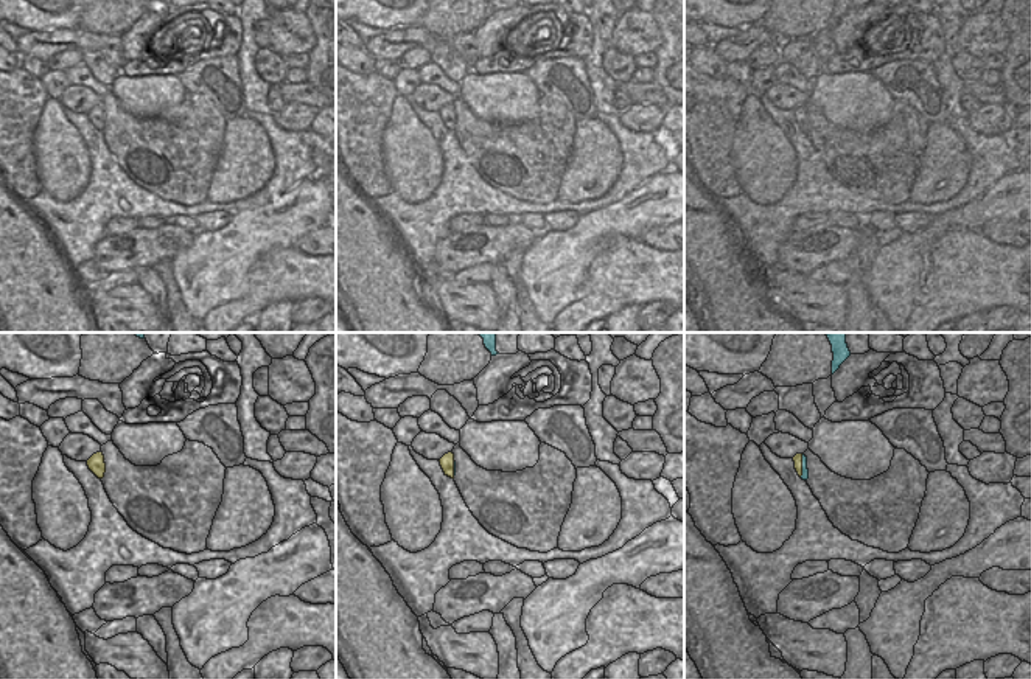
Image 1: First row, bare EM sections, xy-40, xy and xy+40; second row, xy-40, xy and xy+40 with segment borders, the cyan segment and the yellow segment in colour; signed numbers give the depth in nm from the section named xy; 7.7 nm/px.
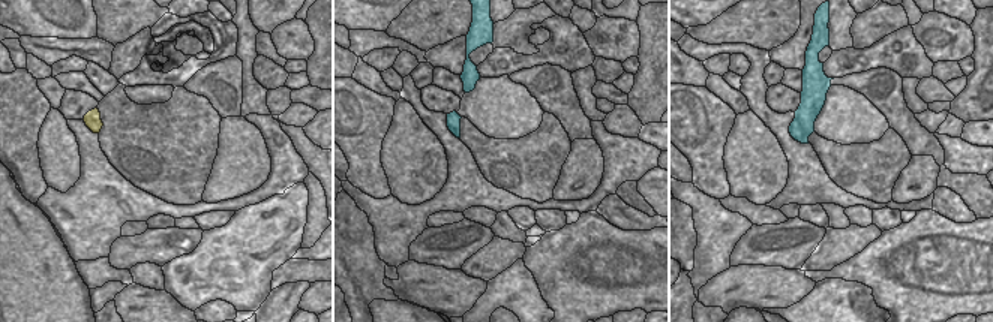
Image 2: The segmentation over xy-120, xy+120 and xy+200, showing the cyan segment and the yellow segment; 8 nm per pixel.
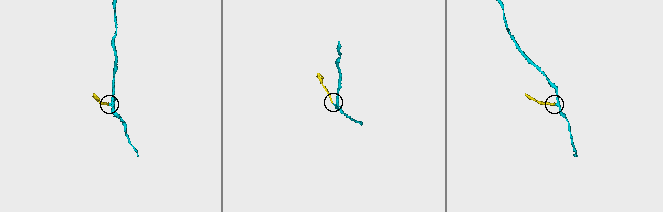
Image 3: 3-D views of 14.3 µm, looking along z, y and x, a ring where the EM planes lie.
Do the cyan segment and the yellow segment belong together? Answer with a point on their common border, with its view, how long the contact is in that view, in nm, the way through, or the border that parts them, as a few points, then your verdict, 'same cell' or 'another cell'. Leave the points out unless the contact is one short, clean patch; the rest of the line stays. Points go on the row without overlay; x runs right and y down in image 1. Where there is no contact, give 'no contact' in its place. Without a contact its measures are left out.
xy+40 (803, 117) | 180 nm | another cell

